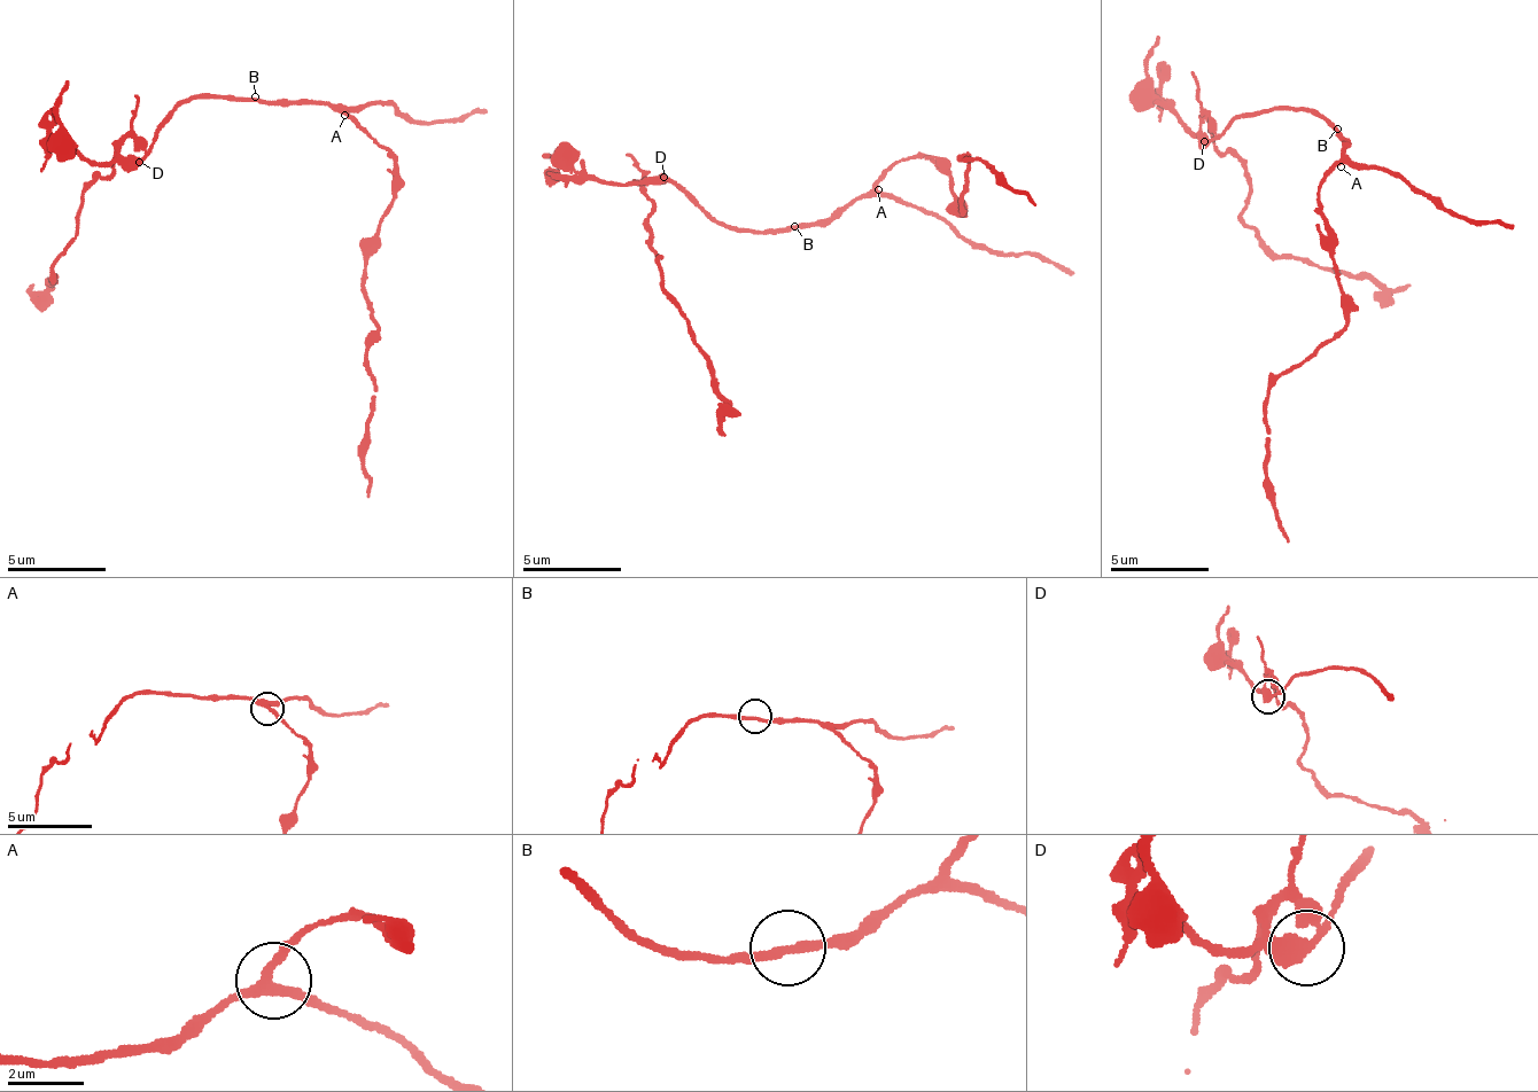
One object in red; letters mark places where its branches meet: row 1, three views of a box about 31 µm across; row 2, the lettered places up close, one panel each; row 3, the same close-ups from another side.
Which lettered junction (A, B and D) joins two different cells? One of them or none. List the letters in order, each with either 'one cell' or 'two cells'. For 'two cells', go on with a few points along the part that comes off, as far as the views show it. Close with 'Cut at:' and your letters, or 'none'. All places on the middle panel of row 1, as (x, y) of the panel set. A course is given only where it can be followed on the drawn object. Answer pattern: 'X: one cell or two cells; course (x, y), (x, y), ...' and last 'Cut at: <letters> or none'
A: one cell
B: one cell
D: two cells; course (663, 176), (643, 190), (649, 243), (662, 259), (660, 258), (666, 295), (708, 365), (708, 383), (724, 434)
Cut at: D

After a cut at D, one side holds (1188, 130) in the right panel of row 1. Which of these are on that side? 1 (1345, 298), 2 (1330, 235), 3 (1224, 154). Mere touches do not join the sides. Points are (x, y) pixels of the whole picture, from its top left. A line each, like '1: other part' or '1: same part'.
1: other part
2: other part
3: same part

